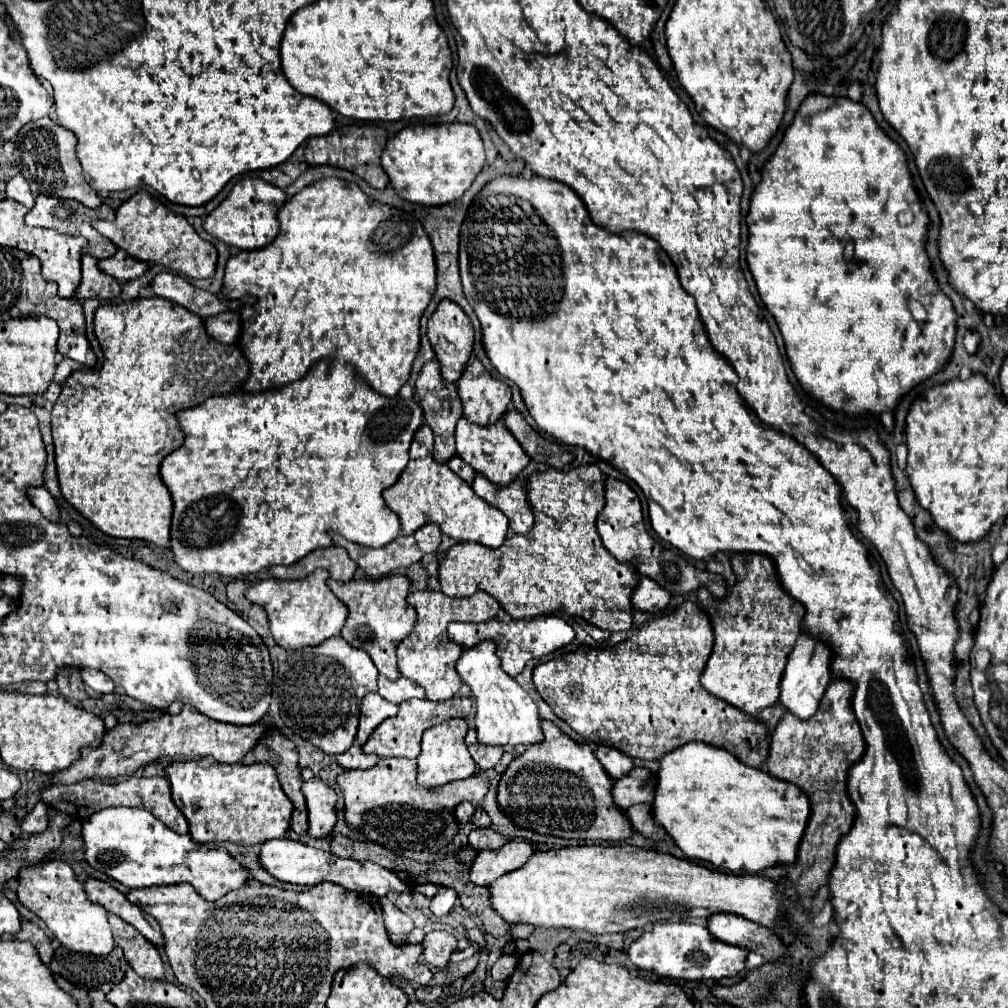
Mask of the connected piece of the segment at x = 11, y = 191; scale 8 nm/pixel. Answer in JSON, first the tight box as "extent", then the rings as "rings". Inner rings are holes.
{"extent":[6,174,34,210],"rings":[[[16,174],[16,176],[8,182],[8,186],[6,186],[6,196],[12,198],[12,200],[16,200],[16,202],[20,202],[20,204],[24,204],[28,210],[34,206],[34,194],[30,192],[28,182],[26,182],[24,176],[20,176],[20,174]]]}

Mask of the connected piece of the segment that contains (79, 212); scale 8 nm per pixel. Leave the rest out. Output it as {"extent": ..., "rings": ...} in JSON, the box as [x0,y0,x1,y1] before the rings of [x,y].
{"extent":[26,194,114,236],"rings":[[[42,194],[36,196],[36,206],[26,214],[26,224],[38,228],[52,228],[60,234],[80,236],[82,228],[88,228],[90,222],[96,218],[112,220],[114,210],[108,204],[90,210],[76,200],[60,200]]]}

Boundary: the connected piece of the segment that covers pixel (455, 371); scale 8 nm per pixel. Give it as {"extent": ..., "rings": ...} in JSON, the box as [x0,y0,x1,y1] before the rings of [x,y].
{"extent":[428,300,474,382],"rings":[[[442,300],[428,320],[428,338],[436,352],[436,358],[442,366],[442,376],[448,382],[458,382],[468,360],[472,358],[472,344],[474,344],[474,330],[468,320],[468,316],[462,312],[458,304],[452,304],[452,300]]]}

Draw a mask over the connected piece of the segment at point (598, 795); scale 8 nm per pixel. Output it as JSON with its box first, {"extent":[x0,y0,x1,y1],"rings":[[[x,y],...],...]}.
{"extent":[498,720,634,842],"rings":[[[544,720],[544,742],[514,758],[498,786],[498,804],[516,826],[558,838],[622,842],[634,834],[628,816],[612,802],[614,780],[588,744],[576,744],[558,726]]]}

